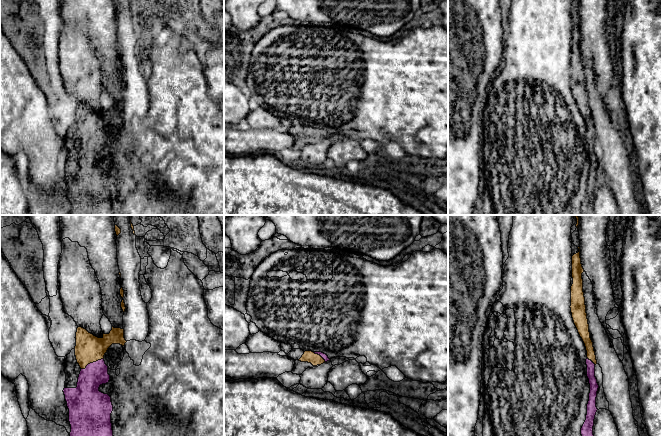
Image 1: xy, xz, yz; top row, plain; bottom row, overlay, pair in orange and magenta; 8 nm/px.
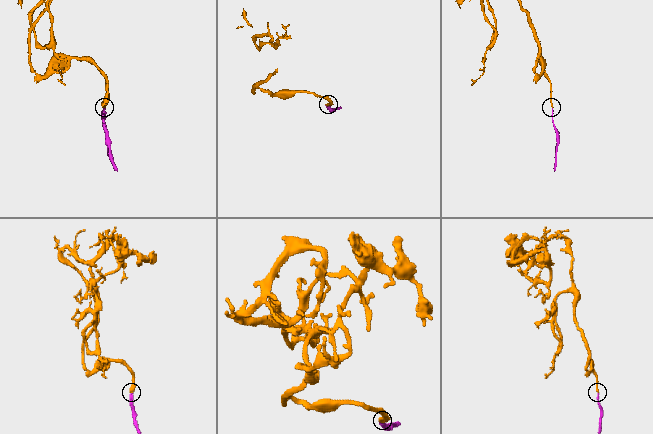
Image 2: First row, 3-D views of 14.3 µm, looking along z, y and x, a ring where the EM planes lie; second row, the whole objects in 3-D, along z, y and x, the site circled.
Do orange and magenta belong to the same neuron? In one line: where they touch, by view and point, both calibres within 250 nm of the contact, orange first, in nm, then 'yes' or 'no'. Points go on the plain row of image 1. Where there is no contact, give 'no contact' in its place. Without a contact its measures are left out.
xy (92, 138) | 220/190 nm | yes

